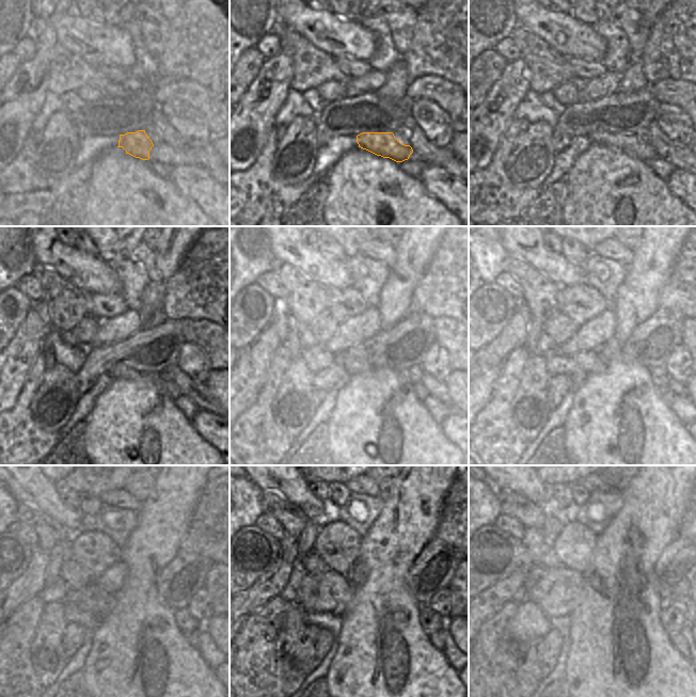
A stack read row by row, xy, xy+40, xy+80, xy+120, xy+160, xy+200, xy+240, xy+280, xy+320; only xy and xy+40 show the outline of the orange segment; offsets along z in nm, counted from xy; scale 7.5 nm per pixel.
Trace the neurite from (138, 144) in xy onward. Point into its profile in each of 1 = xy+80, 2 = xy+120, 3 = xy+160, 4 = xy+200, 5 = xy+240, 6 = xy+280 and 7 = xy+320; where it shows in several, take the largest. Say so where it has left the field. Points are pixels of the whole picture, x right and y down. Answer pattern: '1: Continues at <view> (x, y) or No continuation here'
1: Continues at xy+80 (630, 144)
2: Continues at xy+120 (120, 371)
3: Continues at xy+160 (353, 366)
4: Continues at xy+200 (590, 362)
5: Continues at xy+240 (91, 599)
6: Continues at xy+280 (331, 592)
7: Continues at xy+320 (558, 590).

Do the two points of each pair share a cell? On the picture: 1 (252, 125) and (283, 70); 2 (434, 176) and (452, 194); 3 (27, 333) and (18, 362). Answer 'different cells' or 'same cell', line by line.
1: same cell
2: same cell
3: same cell

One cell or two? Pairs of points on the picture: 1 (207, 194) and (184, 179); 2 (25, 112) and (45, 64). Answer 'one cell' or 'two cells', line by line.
1: one cell
2: one cell

